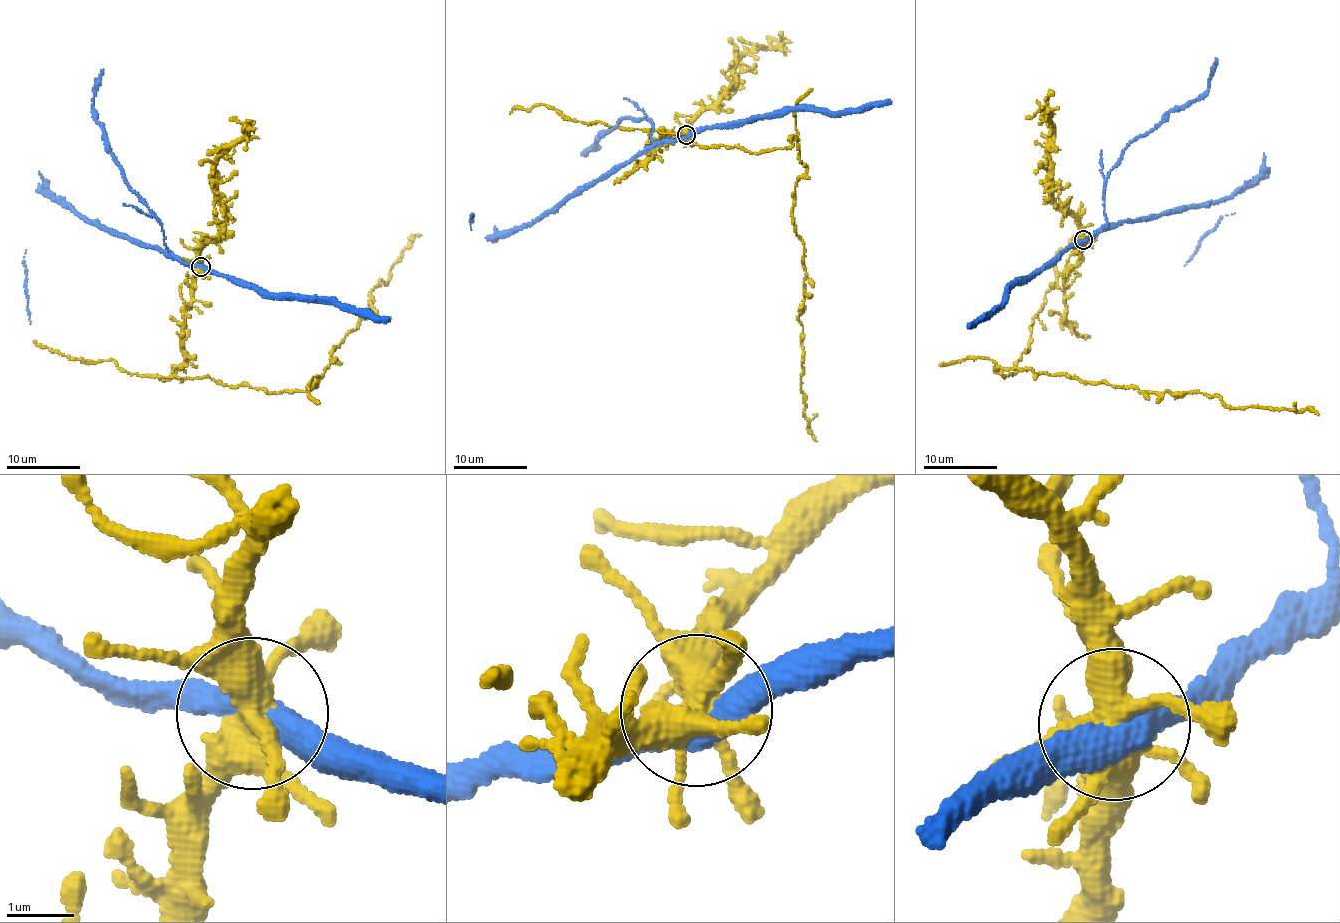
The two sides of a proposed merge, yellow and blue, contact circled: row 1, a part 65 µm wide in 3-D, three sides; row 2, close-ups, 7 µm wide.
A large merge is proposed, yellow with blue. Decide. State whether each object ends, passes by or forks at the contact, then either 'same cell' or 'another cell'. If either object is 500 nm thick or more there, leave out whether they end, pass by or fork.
yellow forks | blue passes by | another cell

